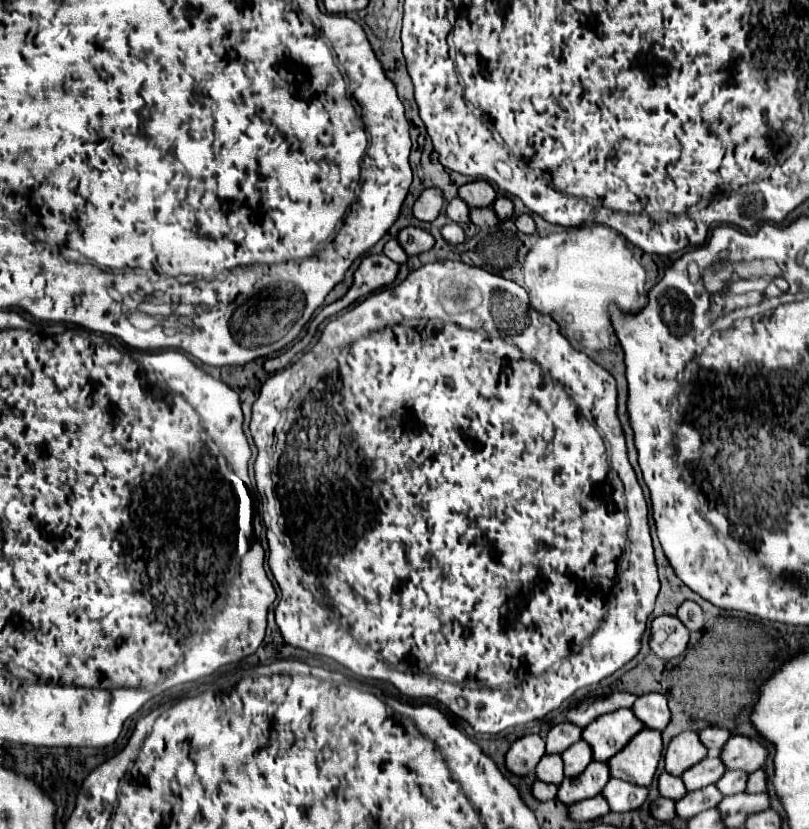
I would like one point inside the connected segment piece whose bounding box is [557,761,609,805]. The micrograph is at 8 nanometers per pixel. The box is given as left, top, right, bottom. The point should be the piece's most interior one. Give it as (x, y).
(588, 784)

